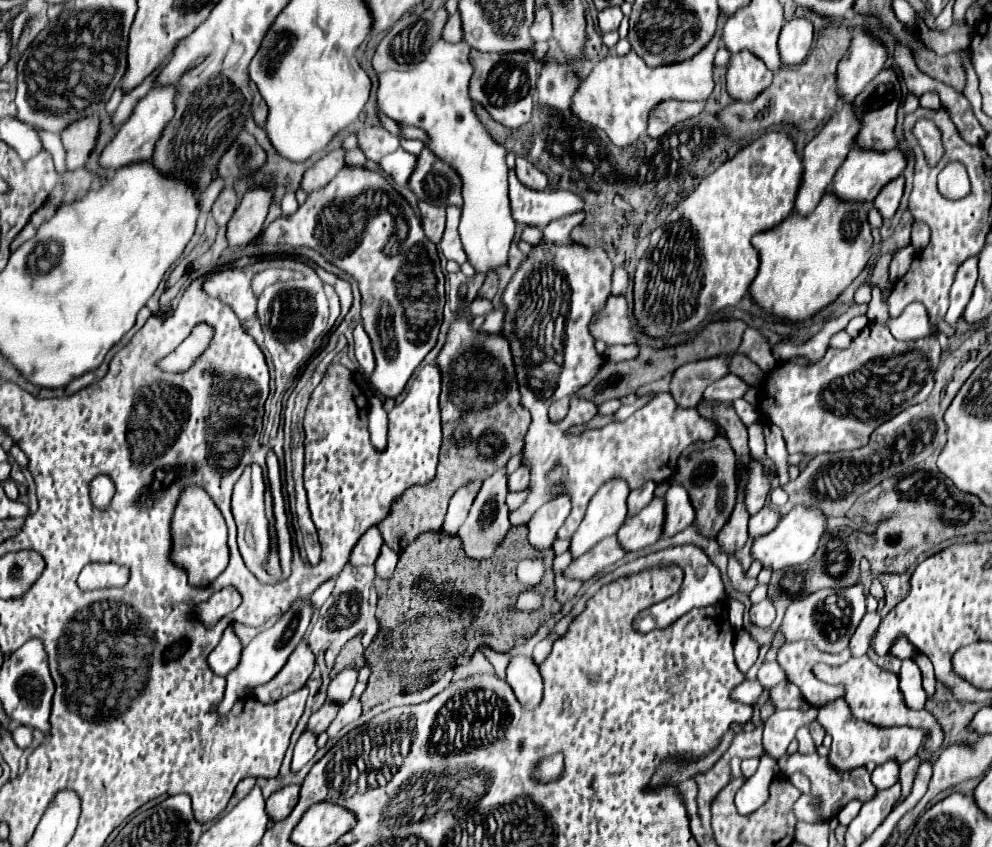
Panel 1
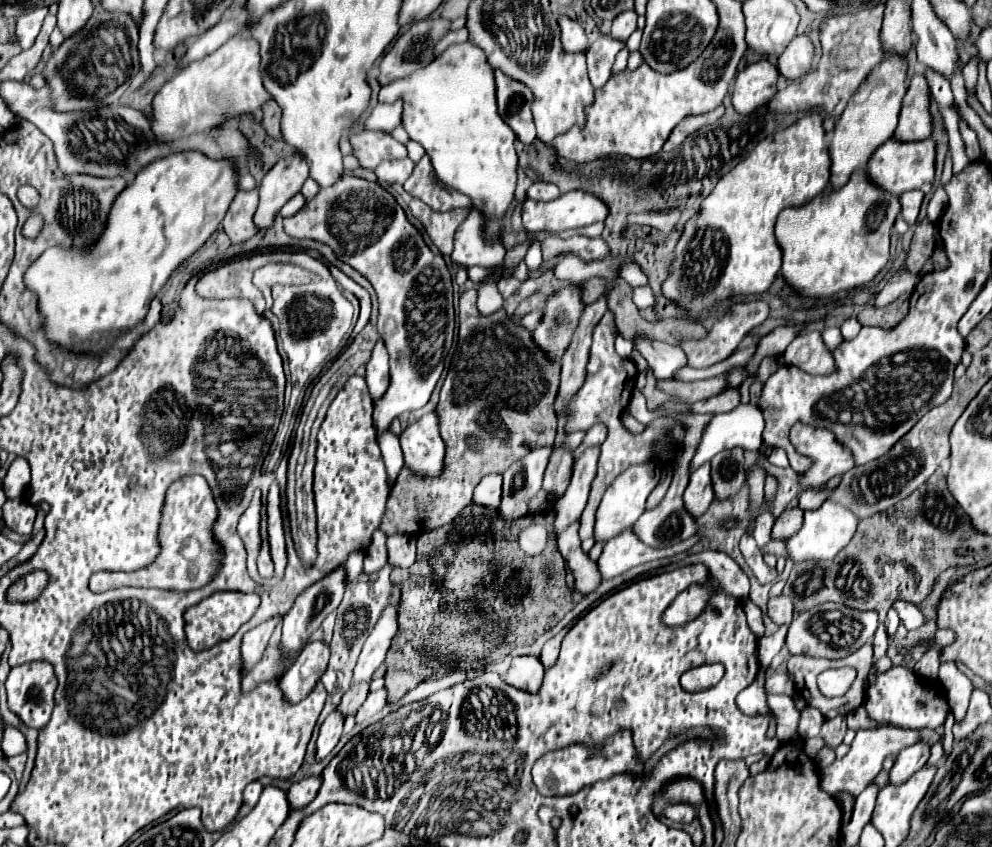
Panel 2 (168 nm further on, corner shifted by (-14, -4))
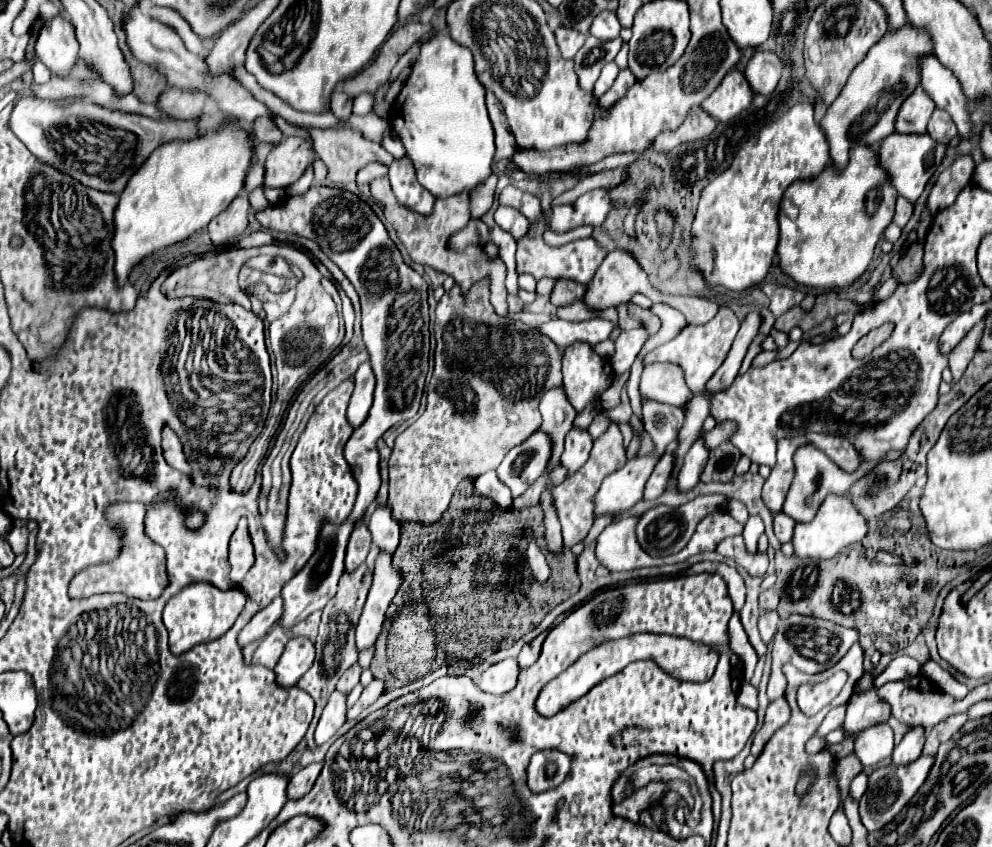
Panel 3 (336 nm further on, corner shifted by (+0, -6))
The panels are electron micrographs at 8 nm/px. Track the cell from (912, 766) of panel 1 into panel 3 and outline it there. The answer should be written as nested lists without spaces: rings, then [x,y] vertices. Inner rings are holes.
[[[954,715],[954,717],[948,717],[948,719],[940,721],[932,729],[928,729],[926,745],[924,745],[924,755],[936,755],[938,745],[948,741],[966,723],[966,719],[968,719],[968,715]]]

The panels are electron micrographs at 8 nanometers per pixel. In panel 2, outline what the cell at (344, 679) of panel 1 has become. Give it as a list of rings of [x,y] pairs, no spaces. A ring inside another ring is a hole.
[[[394,599],[394,603],[390,603],[386,607],[386,611],[382,613],[382,617],[378,619],[374,631],[370,633],[370,637],[364,643],[364,649],[360,653],[358,665],[354,667],[354,677],[352,683],[362,683],[362,681],[372,681],[374,671],[380,667],[380,663],[386,657],[386,651],[390,647],[390,641],[396,633],[396,609],[398,609],[398,601]]]

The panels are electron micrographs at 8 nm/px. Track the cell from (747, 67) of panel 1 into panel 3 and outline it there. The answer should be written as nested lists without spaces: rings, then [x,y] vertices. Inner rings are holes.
[[[732,69],[724,81],[716,87],[716,91],[702,103],[702,109],[718,119],[718,121],[730,121],[734,119],[738,113],[742,113],[744,109],[748,109],[748,105],[752,103],[752,89],[744,77],[742,71]]]

